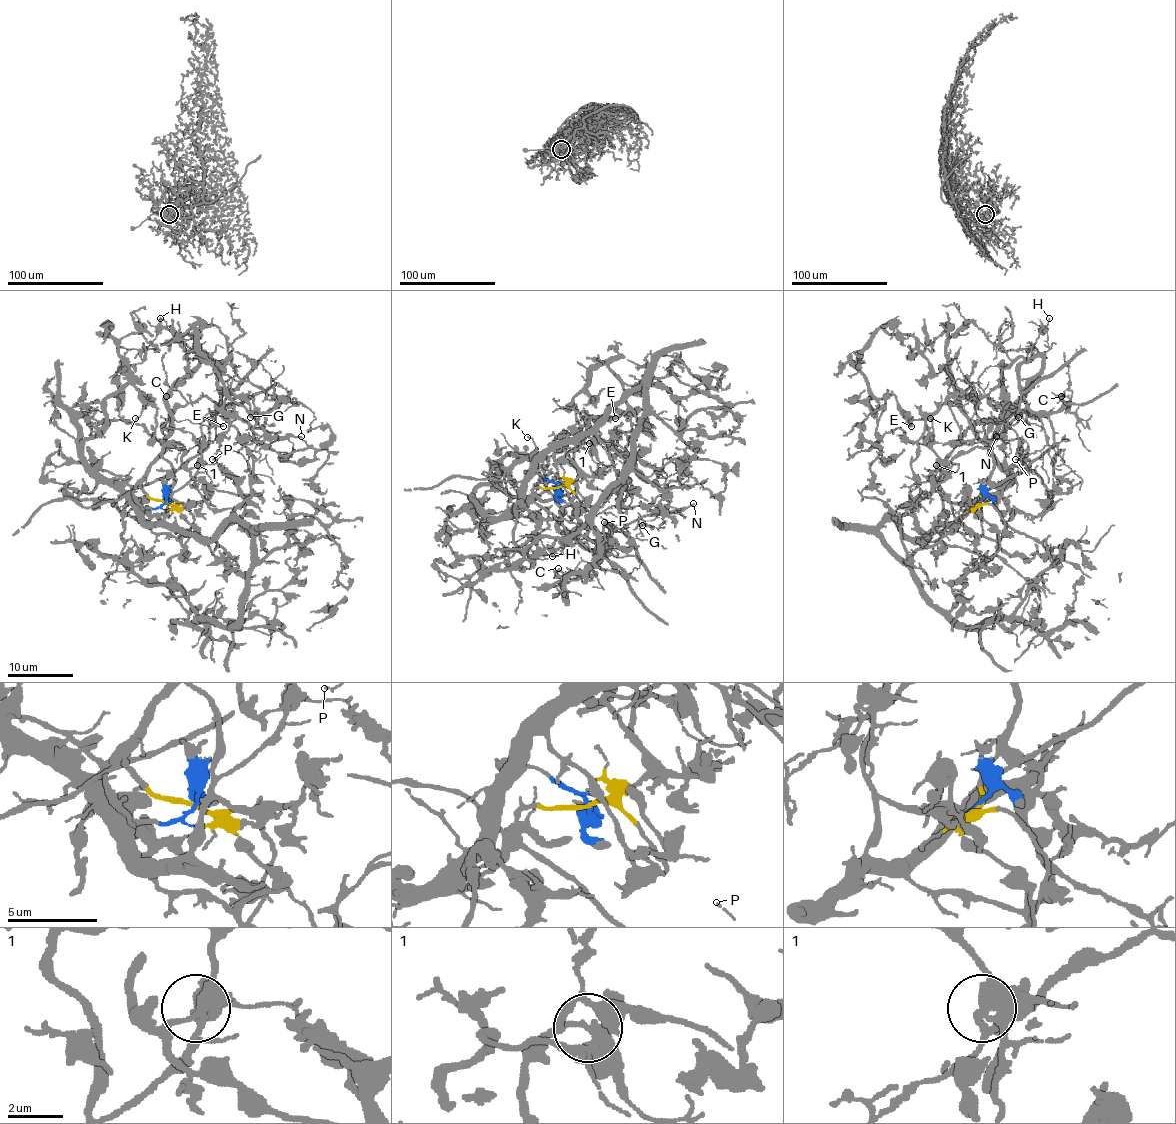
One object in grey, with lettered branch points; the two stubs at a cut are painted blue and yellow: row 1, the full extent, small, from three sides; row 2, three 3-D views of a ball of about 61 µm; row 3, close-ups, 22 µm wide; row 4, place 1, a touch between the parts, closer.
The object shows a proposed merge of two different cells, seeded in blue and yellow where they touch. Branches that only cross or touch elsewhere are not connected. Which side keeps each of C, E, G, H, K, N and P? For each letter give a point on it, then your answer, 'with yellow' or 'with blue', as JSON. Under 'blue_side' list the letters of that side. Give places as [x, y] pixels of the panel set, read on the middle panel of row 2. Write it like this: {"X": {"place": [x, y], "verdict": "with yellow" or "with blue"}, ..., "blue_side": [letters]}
{"C": {"place": [558, 568], "verdict": "with yellow"}, "E": {"place": [615, 418], "verdict": "with yellow"}, "G": {"place": [642, 525], "verdict": "with yellow"}, "H": {"place": [552, 556], "verdict": "with yellow"}, "K": {"place": [527, 437], "verdict": "with yellow"}, "N": {"place": [693, 503], "verdict": "with yellow"}, "P": {"place": [604, 522], "verdict": "with yellow"}, "blue_side": []}

